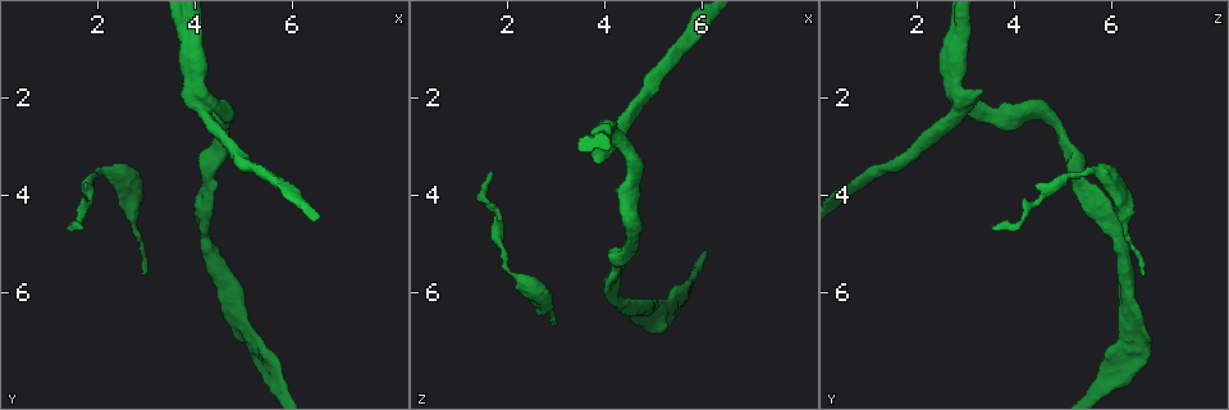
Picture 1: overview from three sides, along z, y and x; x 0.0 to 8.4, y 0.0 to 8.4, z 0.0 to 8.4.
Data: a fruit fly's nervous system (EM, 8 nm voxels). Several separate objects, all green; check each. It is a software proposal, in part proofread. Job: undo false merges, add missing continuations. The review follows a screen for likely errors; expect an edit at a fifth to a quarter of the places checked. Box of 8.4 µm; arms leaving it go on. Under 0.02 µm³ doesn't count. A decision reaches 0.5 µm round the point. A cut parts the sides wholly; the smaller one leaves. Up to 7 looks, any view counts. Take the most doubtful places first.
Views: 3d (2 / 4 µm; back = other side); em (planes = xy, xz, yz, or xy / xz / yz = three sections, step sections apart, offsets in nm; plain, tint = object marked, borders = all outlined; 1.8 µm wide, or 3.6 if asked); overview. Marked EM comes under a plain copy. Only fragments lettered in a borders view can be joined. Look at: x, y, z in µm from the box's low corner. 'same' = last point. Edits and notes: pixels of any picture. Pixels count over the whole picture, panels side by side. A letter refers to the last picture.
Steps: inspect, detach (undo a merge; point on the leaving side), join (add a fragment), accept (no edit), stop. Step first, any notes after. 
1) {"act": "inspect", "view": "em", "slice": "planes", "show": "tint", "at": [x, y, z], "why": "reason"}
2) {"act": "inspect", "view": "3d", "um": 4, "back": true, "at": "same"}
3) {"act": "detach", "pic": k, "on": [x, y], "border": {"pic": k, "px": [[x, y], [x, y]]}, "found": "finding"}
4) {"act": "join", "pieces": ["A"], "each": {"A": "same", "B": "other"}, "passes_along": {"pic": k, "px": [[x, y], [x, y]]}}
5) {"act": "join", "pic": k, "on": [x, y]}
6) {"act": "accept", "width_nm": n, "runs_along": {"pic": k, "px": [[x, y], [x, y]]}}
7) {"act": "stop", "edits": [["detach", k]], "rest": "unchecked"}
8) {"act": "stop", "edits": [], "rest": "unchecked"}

{"act": "inspect", "view": "em", "slice": "xz", "step": 8, "show": "tint", "at": [4.35, 2.10, 2.90], "why": "three arms meet"}

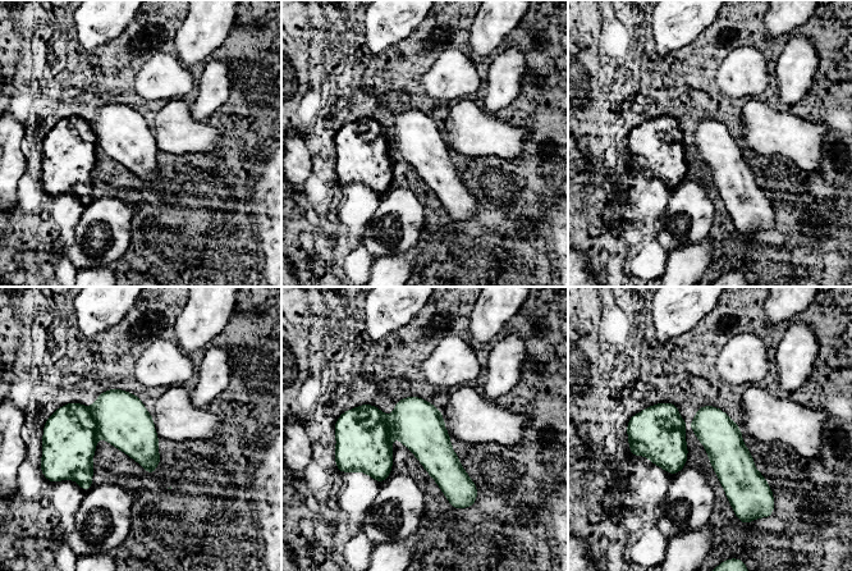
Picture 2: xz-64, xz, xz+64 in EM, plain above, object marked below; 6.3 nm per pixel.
{"act": "inspect", "view": "em", "slice": "planes", "show": "borders", "at": "same"}

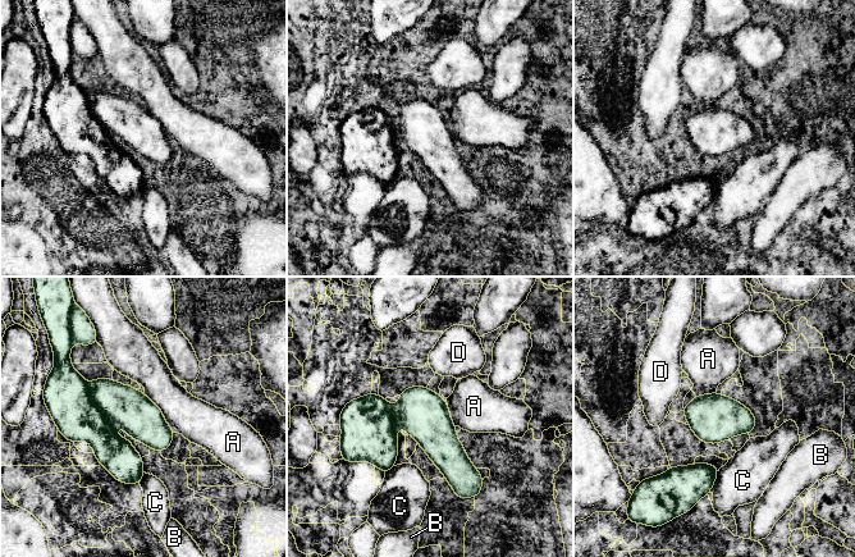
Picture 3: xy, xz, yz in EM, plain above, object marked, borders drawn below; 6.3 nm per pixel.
{"act": "detach", "pic": 3, "on": [65, 395], "longest_contact_nm": ["A", 320], "each": {"A": "other", "B": "other", "C": "other", "D": "other"}, "found": "two neurons meet here"}

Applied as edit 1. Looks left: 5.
{"act": "inspect", "view": "overview"}

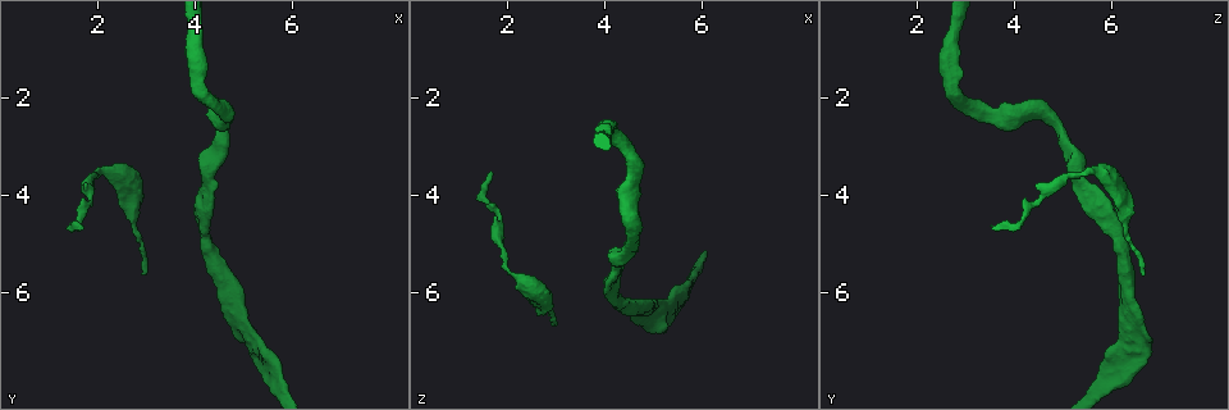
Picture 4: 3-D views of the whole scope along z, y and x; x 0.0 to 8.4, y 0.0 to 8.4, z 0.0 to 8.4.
{"act": "inspect", "view": "3d", "um": 2, "at": [2.70, 4.30, 6.25], "why": "thick turns thin"}

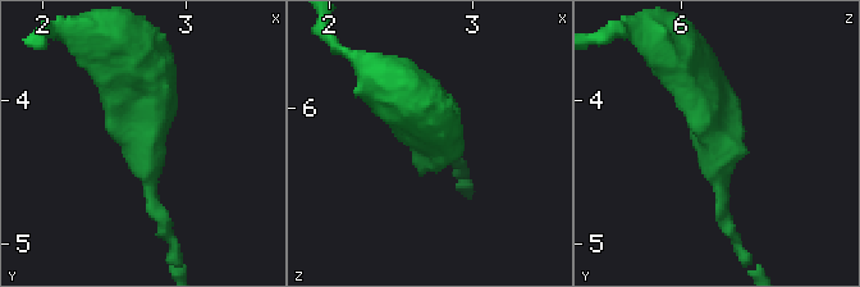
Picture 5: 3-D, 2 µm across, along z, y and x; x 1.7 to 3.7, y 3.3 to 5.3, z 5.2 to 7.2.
{"act": "inspect", "view": "em", "slice": "planes", "show": "borders", "at": [2.72, 4.24, 6.22], "why": "now the EM"}

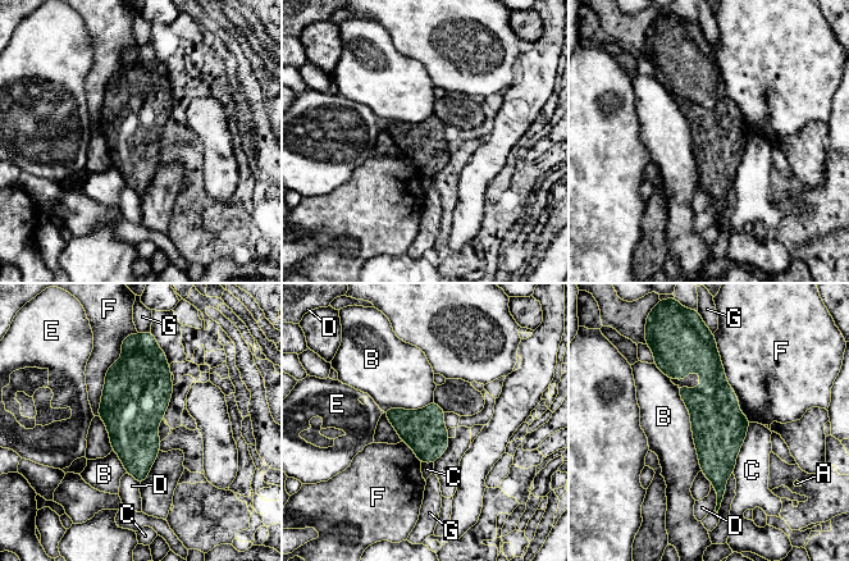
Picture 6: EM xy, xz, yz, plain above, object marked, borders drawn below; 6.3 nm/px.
{"act": "accept", "each": {"A": "other", "B": "other", "C": "other", "D": "other", "E": "other", "F": "other", "G": "other"}, "border": {"pic": 6, "px": [[676, 386], [689, 413], [701, 470]]}, "found": "continuous, no second neuron"}

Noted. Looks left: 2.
{"act": "inspect", "view": "3d", "um": 4, "at": [1.60, 4.65, 3.50], "why": "end of a long branch"}

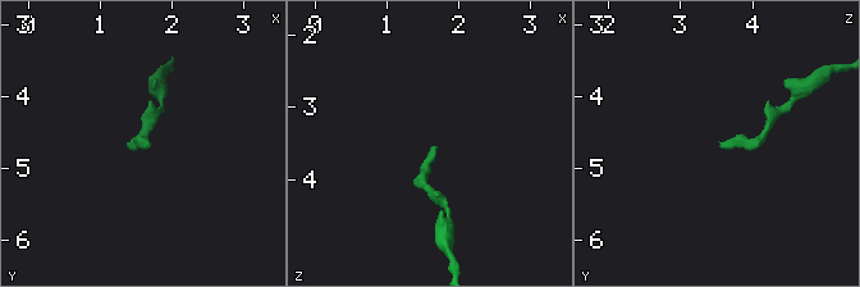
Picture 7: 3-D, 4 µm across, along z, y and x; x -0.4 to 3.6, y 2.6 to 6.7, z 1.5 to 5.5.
{"act": "inspect", "view": "em", "slice": "planes", "show": "borders", "at": [1.70, 4.65, 3.50]}

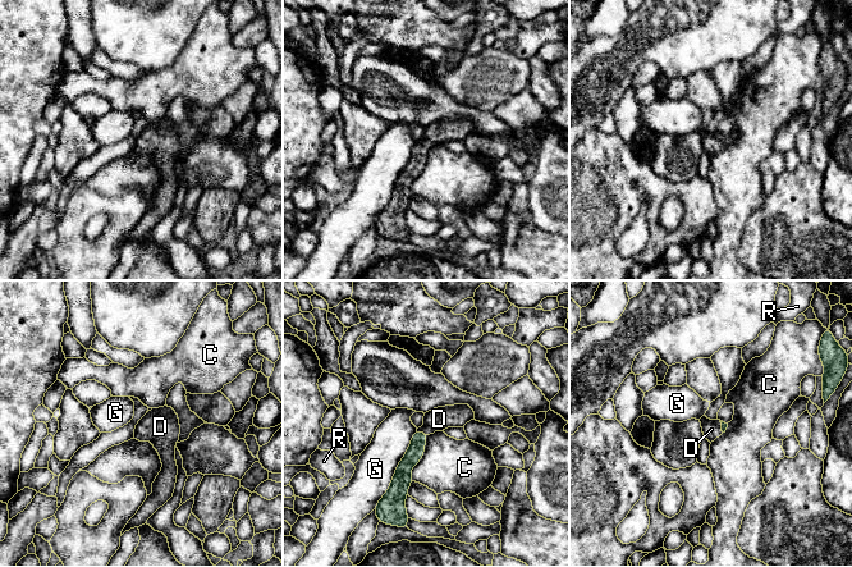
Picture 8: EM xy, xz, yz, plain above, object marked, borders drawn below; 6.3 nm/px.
{"act": "join", "pieces": ["D"], "each": {"C": "other", "D": "same", "G": "other", "R": "other"}, "passes_along": {"pic": 8, "px": [[416, 449], [422, 431], [439, 419]]}, "found": "it goes on there"}

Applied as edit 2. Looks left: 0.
{"act": "stop", "edits": [["detach", 3], ["join", 8]], "rest": "unchecked"}

